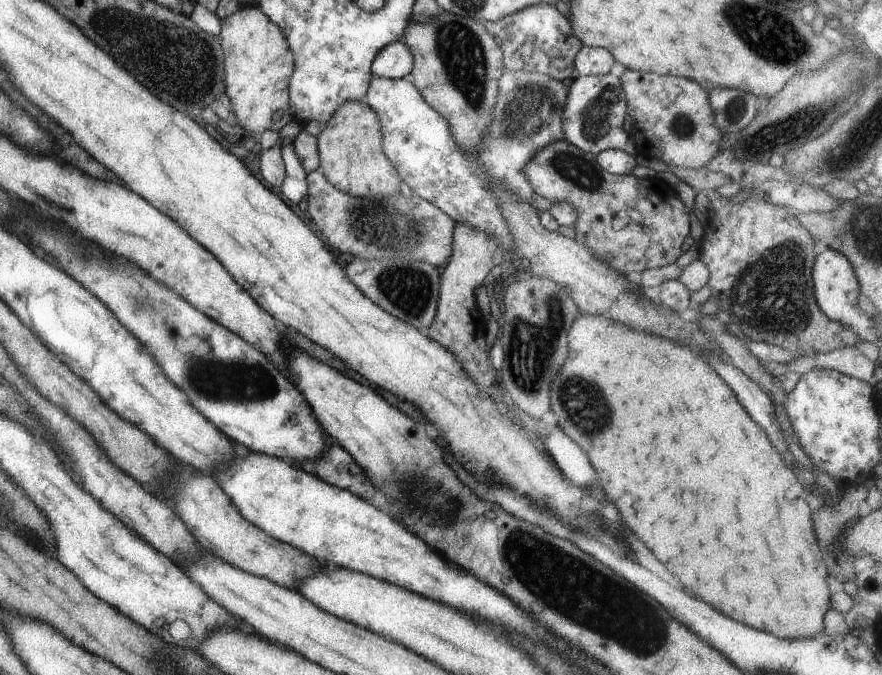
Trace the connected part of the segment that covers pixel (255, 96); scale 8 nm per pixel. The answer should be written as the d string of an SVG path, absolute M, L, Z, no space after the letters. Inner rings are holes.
M257 5L239 6L220 24L218 38L224 50L224 93L232 102L240 134L258 136L264 130L280 131L292 120L288 86L294 74L294 56L282 30Z

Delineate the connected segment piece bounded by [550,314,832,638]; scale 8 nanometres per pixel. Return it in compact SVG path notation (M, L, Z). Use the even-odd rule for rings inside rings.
M581 314L572 324L568 340L568 360L550 384L550 406L558 416L560 428L588 454L592 466L600 476L608 500L616 506L624 524L628 524L628 528L688 590L692 590L692 594L696 594L696 598L708 604L714 602L714 606L722 614L730 614L734 620L748 624L756 630L772 632L778 638L812 638L814 634L822 633L825 614L831 608L832 592L828 583L830 570L826 570L824 556L820 552L822 546L814 536L813 511L806 500L809 491L776 452L776 448L768 440L768 434L740 406L740 401L734 396L732 388L706 362L702 362L698 354L690 352L688 348L676 346L674 342L668 342L658 336L642 334L642 330L632 330L620 322L614 322L612 318Z

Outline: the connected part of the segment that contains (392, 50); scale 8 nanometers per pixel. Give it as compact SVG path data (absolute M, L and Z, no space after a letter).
M403 41L387 44L371 64L372 75L388 79L408 78L414 64L414 56Z

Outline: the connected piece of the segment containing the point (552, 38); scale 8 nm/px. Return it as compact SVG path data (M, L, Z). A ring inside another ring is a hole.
M532 4L492 22L483 22L484 28L495 38L503 52L503 62L510 72L525 70L542 73L557 81L570 78L575 68L575 56L583 47L574 36L570 21L552 4Z

